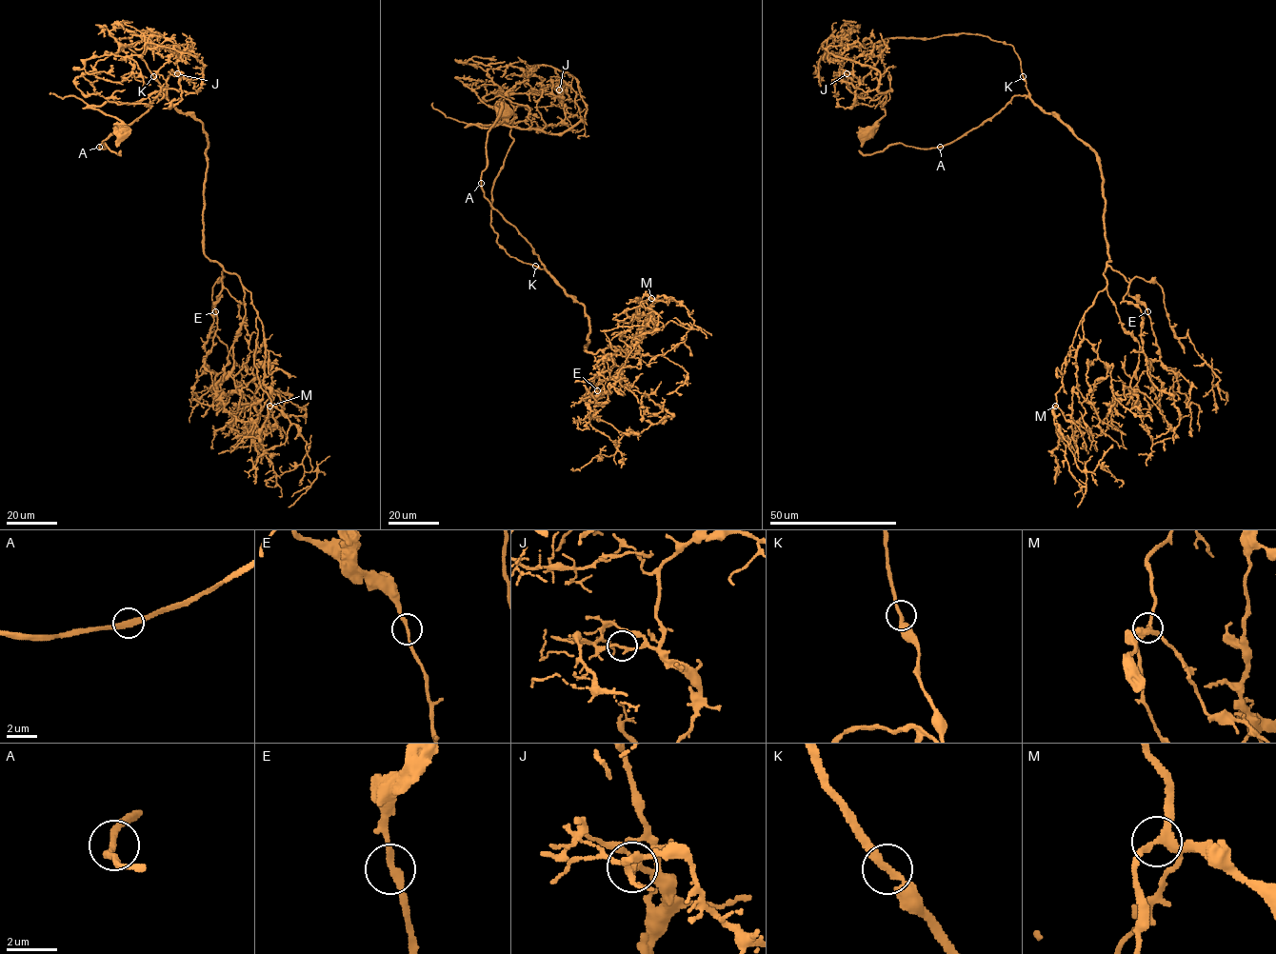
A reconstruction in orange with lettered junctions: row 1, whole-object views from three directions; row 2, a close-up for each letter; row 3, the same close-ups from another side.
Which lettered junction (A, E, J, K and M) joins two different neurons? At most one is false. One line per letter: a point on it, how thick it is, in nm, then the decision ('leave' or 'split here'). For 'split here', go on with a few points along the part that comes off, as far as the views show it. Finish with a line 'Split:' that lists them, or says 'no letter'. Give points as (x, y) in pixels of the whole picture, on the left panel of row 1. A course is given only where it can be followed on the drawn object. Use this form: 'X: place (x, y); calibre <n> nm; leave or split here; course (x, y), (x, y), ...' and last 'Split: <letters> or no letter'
A: place (99, 147); calibre 300 nm; leave
E: place (215, 311); calibre 200 nm; leave
J: place (177, 73); calibre 200 nm; split here; course (177, 73), (183, 73), (199, 90), (188, 92), (164, 89), (129, 103), (106, 102), (100, 106), (50, 93)
K: place (153, 76); calibre 240 nm; leave
M: place (269, 406); calibre 190 nm; leave
Split: J

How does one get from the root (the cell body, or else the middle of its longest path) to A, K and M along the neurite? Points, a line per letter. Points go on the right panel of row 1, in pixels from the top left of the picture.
A: (868, 133), (889, 80), (886, 47), (867, 38), (966, 33), (1010, 44), (1029, 96), (940, 147)
K: (868, 133), (885, 114), (889, 80), (886, 47), (867, 38), (980, 34), (1010, 44), (1023, 76)
M: (868, 133), (889, 80), (864, 40), (980, 34), (1094, 151), (1106, 286), (1055, 406)

